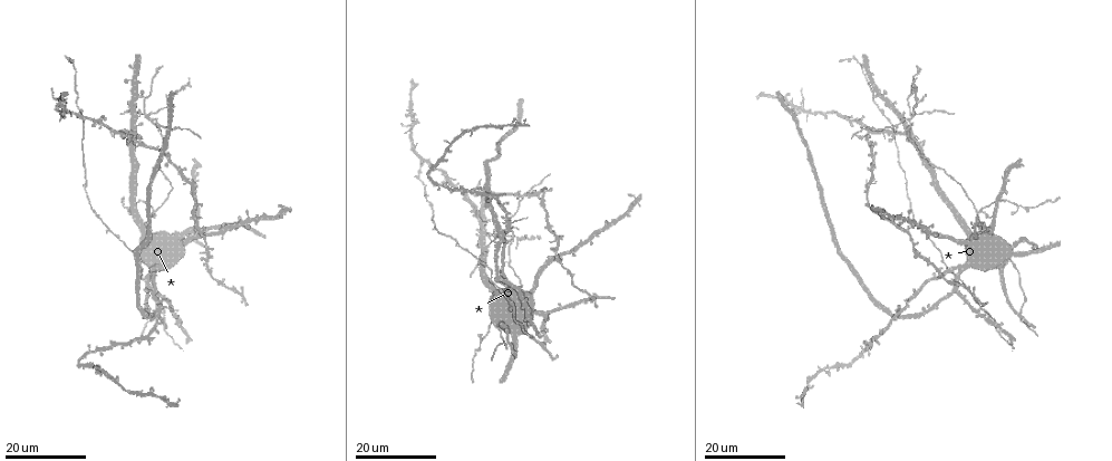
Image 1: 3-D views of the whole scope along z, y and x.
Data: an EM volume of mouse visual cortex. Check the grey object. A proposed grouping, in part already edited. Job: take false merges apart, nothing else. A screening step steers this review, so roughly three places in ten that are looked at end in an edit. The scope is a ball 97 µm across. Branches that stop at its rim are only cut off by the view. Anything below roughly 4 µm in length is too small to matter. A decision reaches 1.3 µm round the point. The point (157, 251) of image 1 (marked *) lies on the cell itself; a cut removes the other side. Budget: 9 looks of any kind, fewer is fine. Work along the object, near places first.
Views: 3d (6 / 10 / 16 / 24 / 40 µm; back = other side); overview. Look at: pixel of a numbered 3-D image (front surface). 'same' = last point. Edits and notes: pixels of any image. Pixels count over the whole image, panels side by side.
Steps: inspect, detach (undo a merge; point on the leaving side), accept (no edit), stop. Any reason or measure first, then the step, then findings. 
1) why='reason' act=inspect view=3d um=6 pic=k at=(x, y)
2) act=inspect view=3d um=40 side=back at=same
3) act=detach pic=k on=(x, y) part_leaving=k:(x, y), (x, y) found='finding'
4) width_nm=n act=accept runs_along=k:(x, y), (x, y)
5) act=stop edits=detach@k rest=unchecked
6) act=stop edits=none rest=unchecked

why='a fork' act=inspect view=3d um=24 pic=1 at=(158, 310)

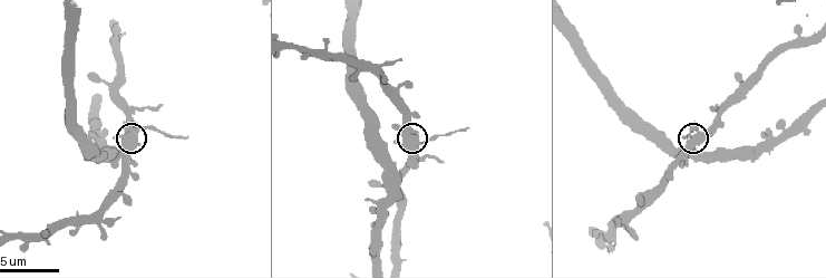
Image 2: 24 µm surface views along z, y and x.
act=inspect view=3d um=6 pic=2 at=(698, 132)

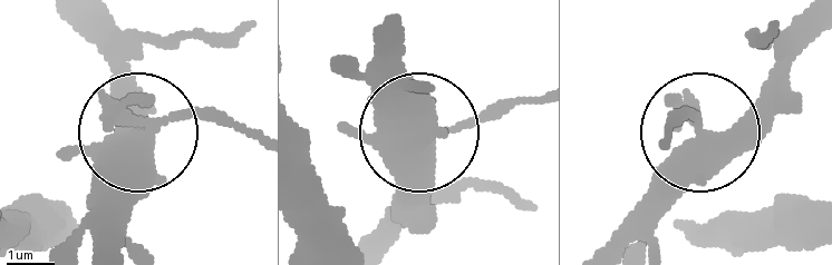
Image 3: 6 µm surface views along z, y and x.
width_nm=350 act=detach pic=3 on=(213, 113) found='a second cell is stuck on'

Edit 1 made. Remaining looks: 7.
act=inspect view=overview

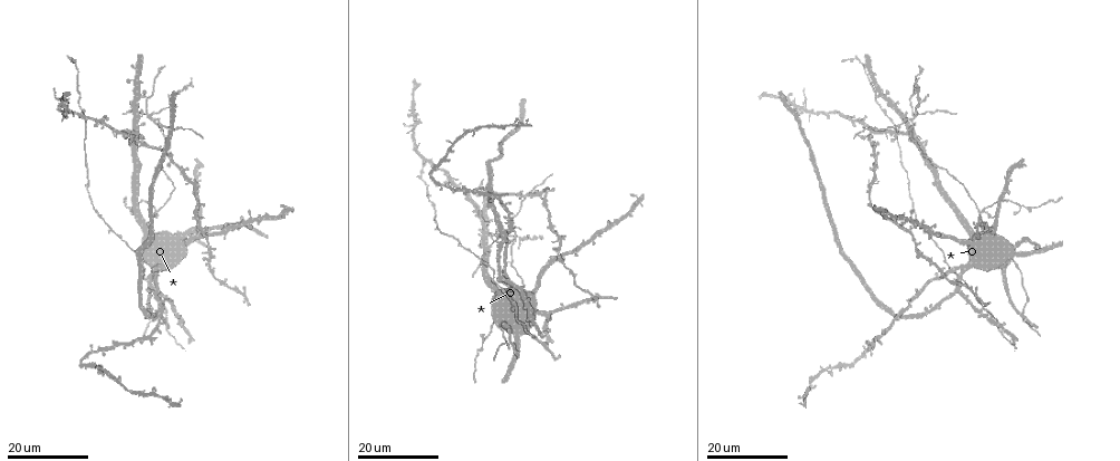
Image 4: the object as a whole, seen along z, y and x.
why='thin arm on a thick one' act=inspect view=3d um=24 pic=4 at=(147, 279)

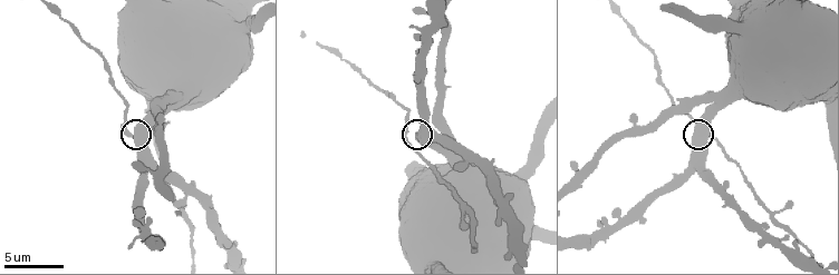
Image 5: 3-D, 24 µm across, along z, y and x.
act=inspect view=3d um=10 pic=5 at=(138, 128)

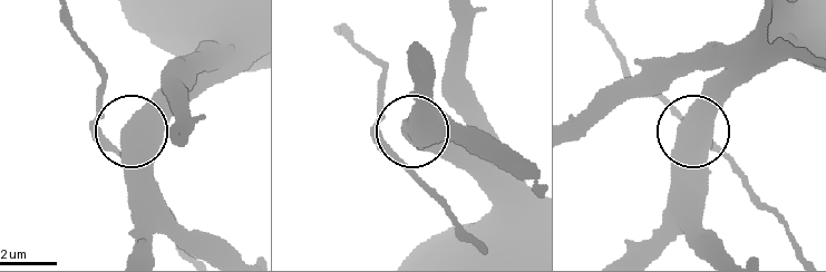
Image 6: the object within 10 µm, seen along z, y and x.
act=inspect view=3d um=10 side=back pic=6 at=(127, 133)

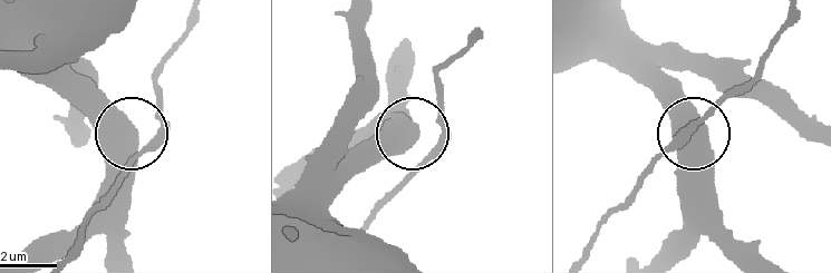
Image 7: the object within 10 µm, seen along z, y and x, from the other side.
side_arm_um=79 act=accept runs_along=7:(326, 220), (334, 198), (405, 140), (438, 140), (441, 114) found='one cell here'

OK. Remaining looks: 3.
why='four or more arms meet' act=inspect view=3d um=16 pic=4 at=(150, 116)

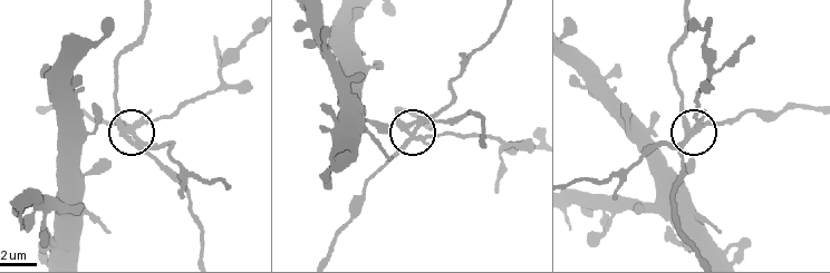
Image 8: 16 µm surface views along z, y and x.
why='zoom in' act=inspect view=3d um=10 pic=8 at=(134, 124)

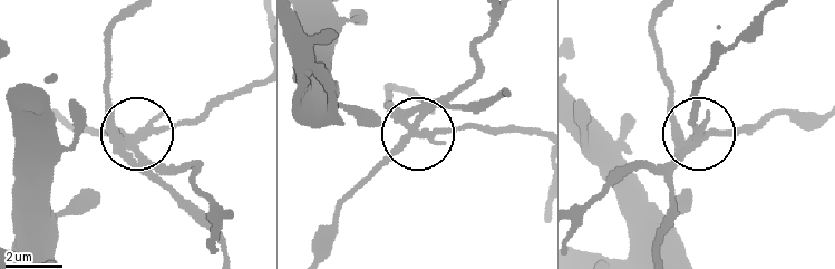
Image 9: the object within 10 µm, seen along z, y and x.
why='closer look' act=inspect view=3d um=6 pic=9 at=(413, 132)

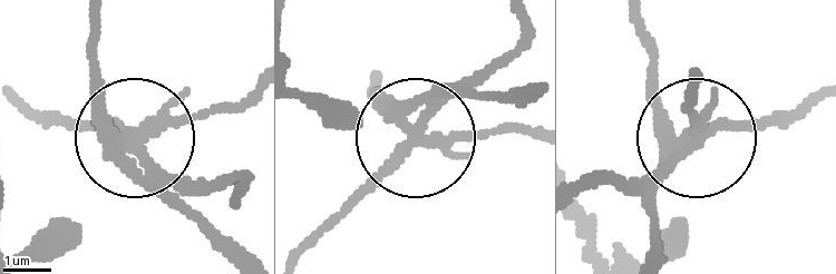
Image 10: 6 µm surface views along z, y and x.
act=detach pic=10 on=(404, 162) part_leaving=10:(434, 105), (478, 80), (526, 21) found='two cells meet here'

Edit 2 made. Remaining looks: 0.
act=stop edits=detach@3,detach@10 rest=unchecked

